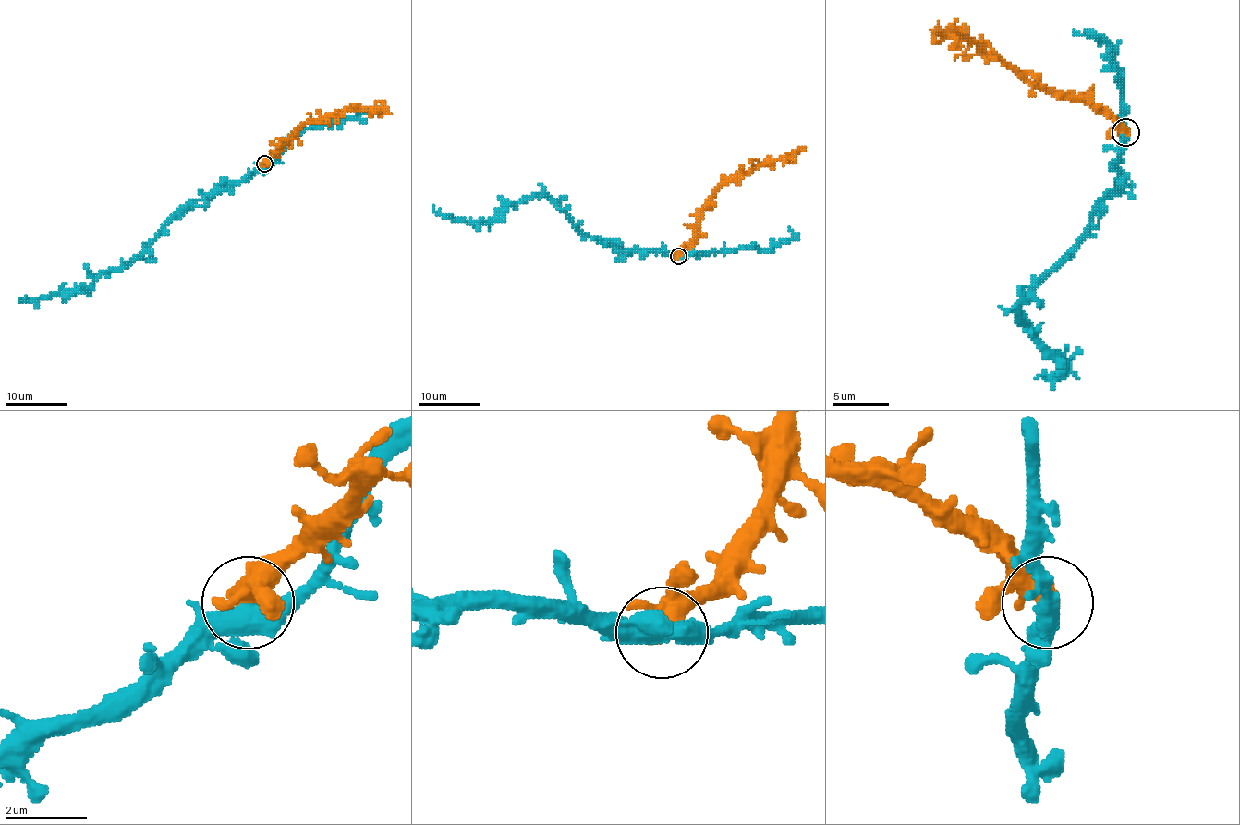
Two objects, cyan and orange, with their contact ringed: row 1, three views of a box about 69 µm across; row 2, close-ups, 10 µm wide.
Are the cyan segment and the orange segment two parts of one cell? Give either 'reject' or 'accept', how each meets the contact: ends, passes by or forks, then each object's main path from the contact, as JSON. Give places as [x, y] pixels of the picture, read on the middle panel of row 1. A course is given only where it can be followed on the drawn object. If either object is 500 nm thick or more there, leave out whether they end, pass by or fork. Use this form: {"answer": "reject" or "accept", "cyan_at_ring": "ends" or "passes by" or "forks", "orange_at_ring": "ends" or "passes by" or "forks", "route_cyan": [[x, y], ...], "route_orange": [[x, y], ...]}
{"answer": "reject", "route_cyan": [[678, 256], [623, 251], [602, 244], [586, 236], [544, 197], [516, 201], [487, 220], [441, 215], [434, 205]], "route_orange": [[678, 256], [687, 247], [696, 231], [701, 208], [722, 185], [763, 164], [790, 157], [804, 148]]}

